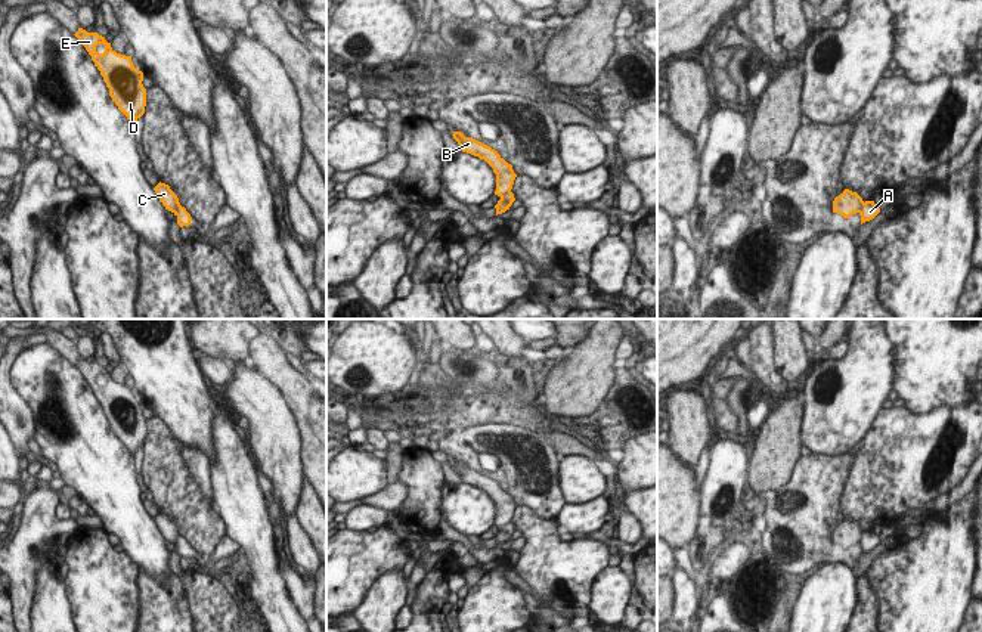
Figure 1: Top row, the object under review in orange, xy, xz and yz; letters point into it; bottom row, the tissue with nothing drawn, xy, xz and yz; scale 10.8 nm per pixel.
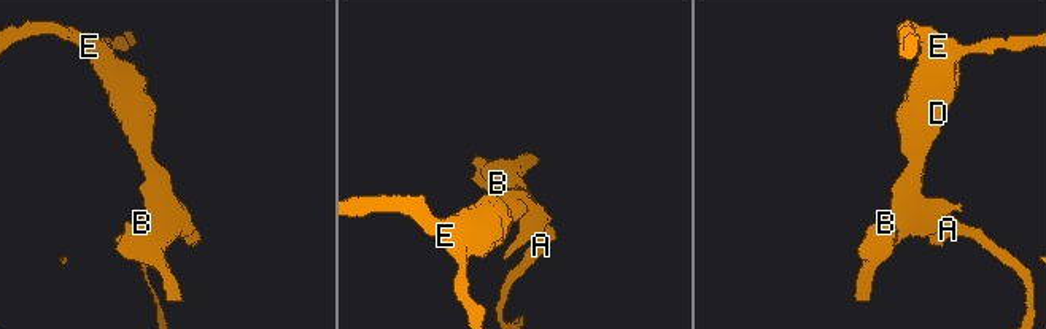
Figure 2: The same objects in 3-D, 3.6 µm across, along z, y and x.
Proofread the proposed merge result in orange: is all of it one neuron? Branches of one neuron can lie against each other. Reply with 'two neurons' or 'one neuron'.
two neurons

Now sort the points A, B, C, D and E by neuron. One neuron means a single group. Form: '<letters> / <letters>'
A / B C D E

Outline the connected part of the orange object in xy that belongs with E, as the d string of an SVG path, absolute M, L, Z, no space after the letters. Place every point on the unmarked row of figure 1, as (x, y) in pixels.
M78 359L74 366L83 374L100 402L112 433L134 455L145 444L146 437L143 403L133 396L131 387L117 384L111 374L97 363Z

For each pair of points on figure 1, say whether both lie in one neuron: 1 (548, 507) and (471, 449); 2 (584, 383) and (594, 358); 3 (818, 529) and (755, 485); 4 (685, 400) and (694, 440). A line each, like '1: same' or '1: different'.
1: same
2: same
3: different
4: same

